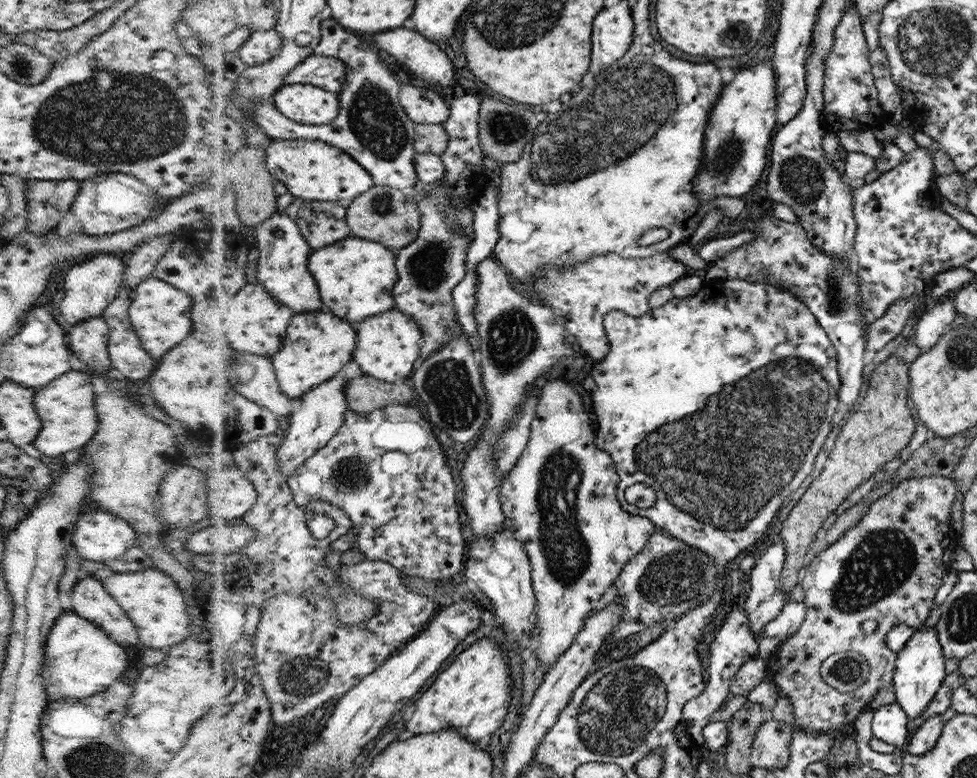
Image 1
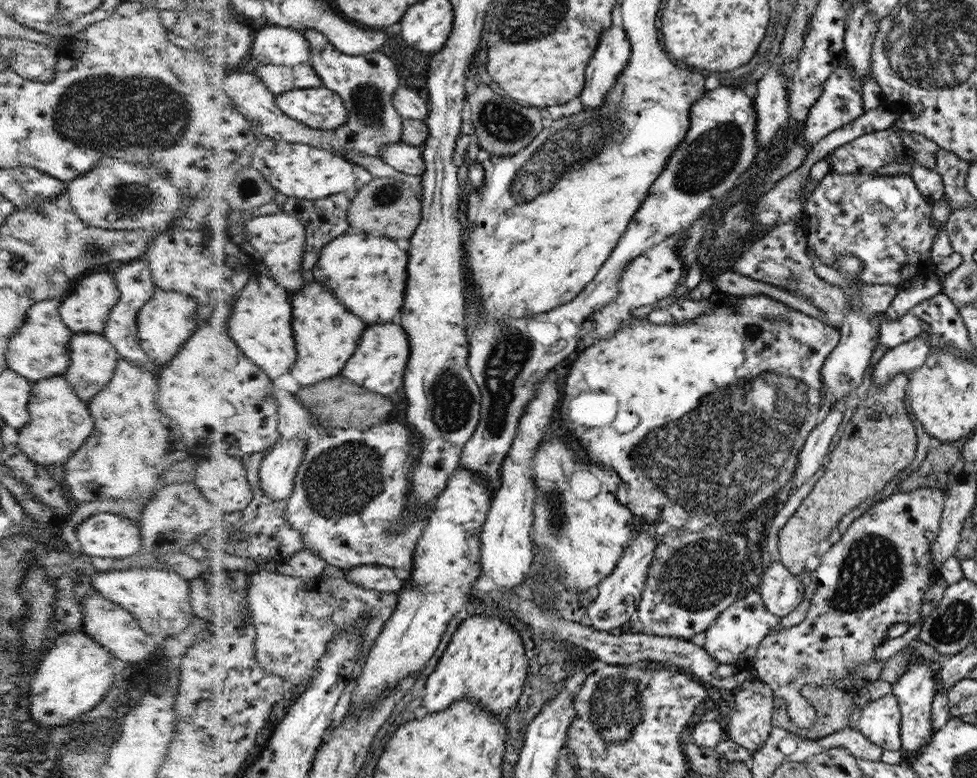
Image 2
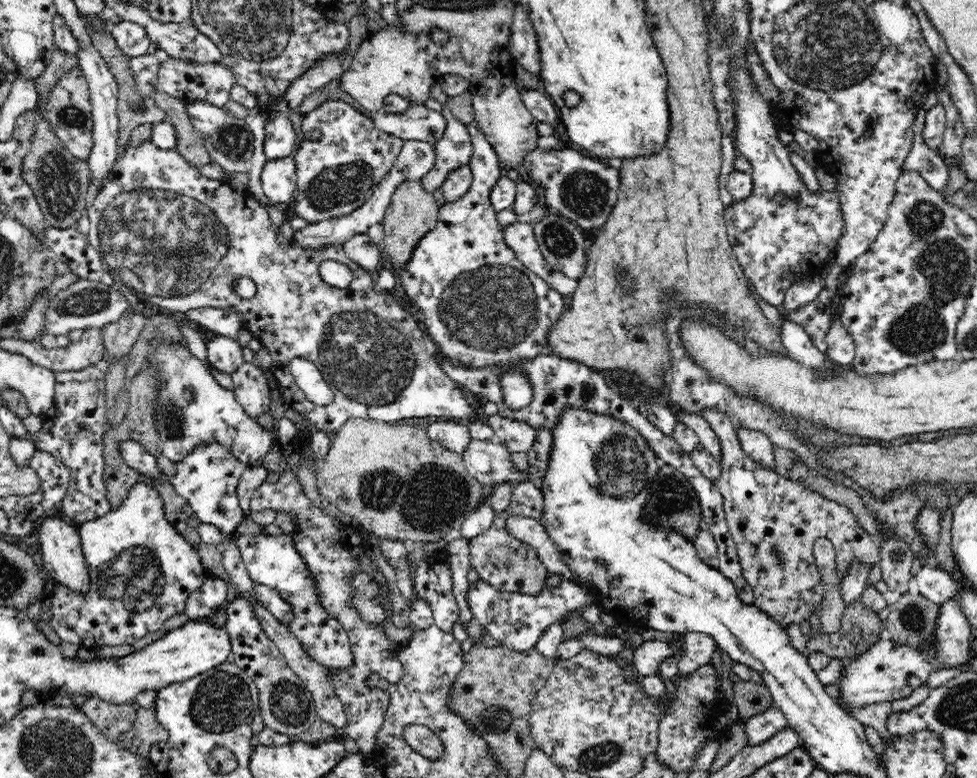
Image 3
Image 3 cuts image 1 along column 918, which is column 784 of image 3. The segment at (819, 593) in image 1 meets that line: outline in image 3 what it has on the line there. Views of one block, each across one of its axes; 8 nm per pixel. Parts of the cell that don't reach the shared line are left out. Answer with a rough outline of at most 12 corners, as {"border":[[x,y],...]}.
{"border":[[720,409],[714,483],[755,605],[821,614],[813,547],[840,580],[879,562],[854,513],[744,454]]}

